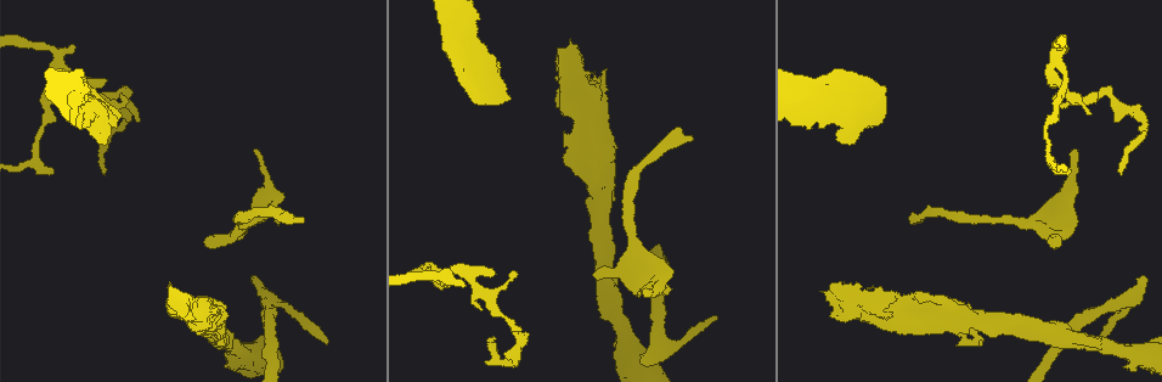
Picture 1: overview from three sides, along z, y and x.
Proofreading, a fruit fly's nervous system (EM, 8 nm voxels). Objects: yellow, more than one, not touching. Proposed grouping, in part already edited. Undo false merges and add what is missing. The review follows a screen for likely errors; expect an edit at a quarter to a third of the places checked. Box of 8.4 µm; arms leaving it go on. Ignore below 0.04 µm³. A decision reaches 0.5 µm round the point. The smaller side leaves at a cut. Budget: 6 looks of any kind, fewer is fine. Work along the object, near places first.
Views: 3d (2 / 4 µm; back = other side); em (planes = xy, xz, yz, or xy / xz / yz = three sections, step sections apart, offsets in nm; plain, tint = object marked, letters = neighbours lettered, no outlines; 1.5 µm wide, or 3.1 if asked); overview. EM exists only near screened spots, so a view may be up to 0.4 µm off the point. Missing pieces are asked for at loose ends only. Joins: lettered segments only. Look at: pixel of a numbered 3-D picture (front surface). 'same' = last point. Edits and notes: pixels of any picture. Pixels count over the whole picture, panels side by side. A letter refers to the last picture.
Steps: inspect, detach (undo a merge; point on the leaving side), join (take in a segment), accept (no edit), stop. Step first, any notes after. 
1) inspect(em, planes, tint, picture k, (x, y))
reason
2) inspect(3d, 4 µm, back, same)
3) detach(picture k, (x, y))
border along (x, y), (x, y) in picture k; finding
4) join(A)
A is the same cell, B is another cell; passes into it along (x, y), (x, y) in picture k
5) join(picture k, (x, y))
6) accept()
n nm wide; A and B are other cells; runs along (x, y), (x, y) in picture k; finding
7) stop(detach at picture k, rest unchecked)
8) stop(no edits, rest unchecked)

inspect(3d, 4 µm, picture 1, (856, 76))
free end

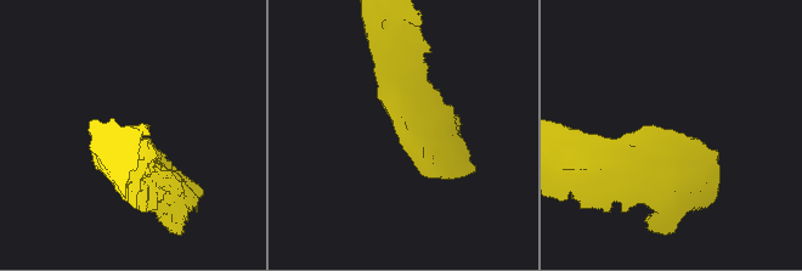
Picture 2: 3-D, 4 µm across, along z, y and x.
inspect(em, planes, tint, picture 2, (400, 136))
shape alone is not enough

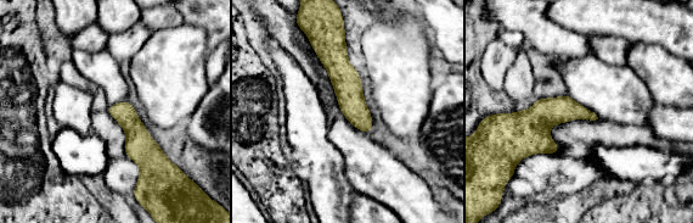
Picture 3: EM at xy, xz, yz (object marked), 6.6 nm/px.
inspect(em, planes, letters, same)

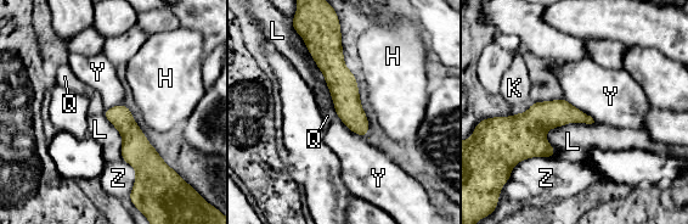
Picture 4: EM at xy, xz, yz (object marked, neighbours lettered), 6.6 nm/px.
accept()
150 nm wide; H, K, L, Q, Y and Z are other cells; runs along (338, 42), (336, 74), (364, 133) in picture 4; no lettered segment goes on from it

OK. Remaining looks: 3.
inspect(3d, 4 µm, picture 1, (664, 292))
free end

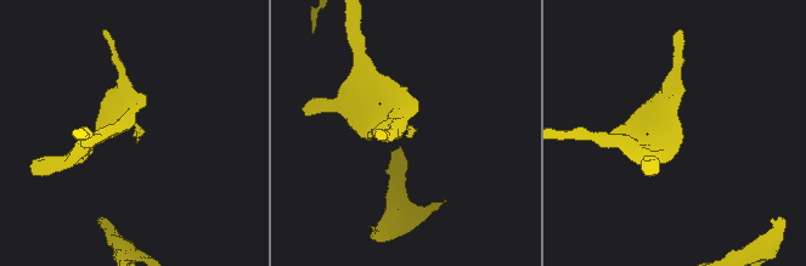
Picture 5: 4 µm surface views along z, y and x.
inspect(em, planes, letters, picture 5, (408, 129))
need the tissue

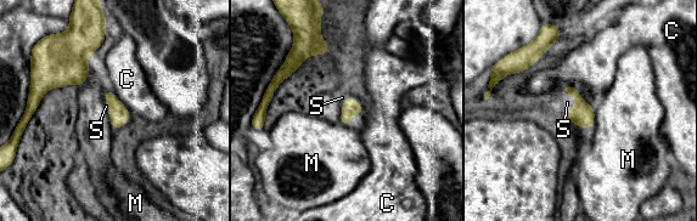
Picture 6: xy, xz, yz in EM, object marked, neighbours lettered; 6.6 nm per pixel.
join(S)
100 nm wide; S touches over 180 nm; S is the same cell, C and M are other cells; it goes on there

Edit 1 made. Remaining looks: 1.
inspect(em, planes, letters, picture 1, (251, 277))
tapers out

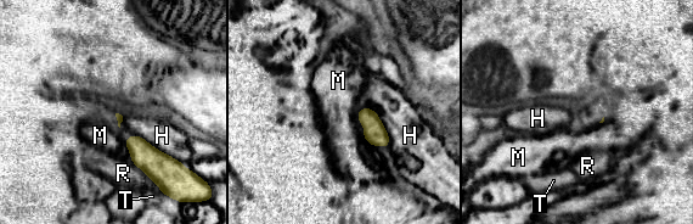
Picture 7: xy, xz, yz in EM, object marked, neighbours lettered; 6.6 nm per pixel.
accept()
H, M, R and T are other cells; border along (360, 107), (377, 115), (389, 145) in picture 7; none of them fits

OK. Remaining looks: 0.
stop(join at picture 6, rest unchecked)

